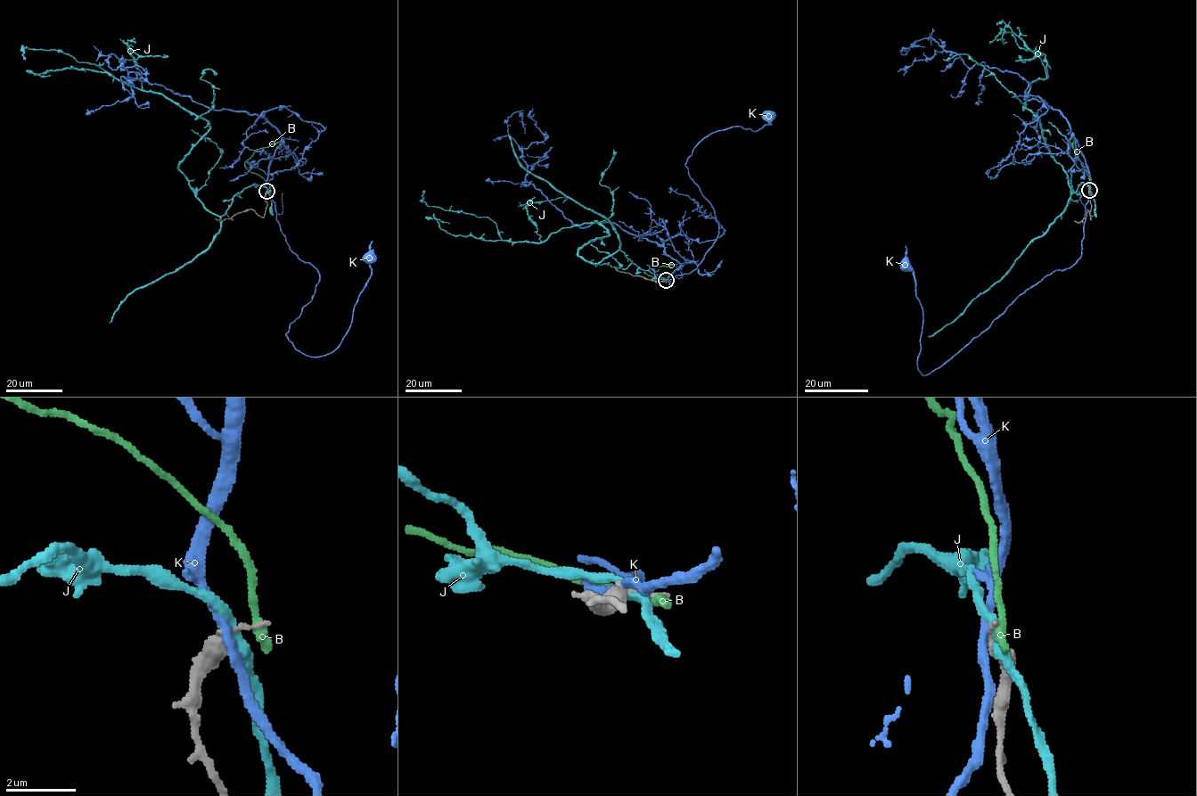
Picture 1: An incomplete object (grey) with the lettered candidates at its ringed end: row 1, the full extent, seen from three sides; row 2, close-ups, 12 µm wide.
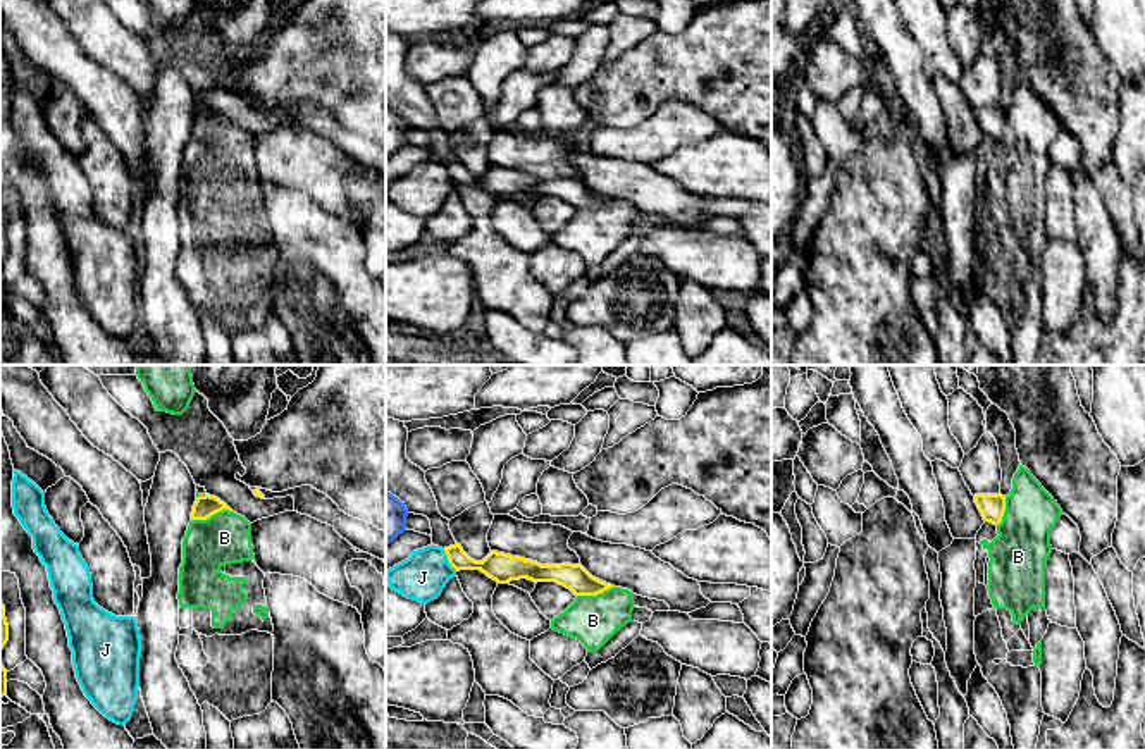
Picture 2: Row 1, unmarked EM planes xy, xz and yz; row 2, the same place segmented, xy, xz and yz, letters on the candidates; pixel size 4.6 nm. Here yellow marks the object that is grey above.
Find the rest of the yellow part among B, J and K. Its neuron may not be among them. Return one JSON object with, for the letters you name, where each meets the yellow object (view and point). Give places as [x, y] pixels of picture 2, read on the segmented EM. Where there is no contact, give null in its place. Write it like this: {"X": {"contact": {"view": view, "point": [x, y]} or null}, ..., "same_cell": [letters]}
{"same_cell": []}

